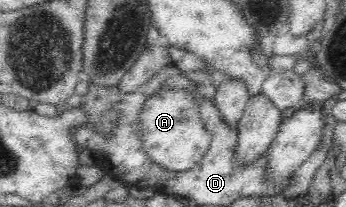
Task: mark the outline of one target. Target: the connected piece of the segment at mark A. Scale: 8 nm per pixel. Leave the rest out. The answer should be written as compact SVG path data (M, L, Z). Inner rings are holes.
M198 84L192 91L187 88L160 88L142 104L139 111L139 141L144 156L151 162L171 170L189 170L197 164L211 144L201 117L199 106L203 100L214 102L217 87Z

